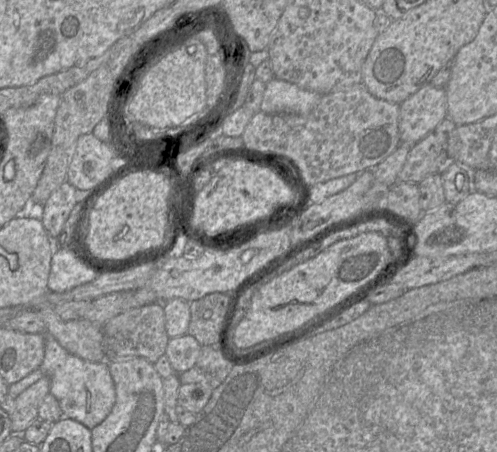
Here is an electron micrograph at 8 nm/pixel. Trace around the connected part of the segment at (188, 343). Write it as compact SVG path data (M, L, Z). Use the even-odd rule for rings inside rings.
M185 334L170 338L165 355L168 357L175 374L181 374L197 365L202 346L191 335Z

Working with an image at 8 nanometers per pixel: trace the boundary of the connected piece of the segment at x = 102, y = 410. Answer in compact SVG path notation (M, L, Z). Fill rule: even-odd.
M45 332L45 355L40 368L32 371L20 381L9 385L8 395L15 399L44 375L51 380L50 394L59 402L63 417L73 419L88 429L102 423L111 412L116 401L114 381L108 362L89 362L79 358L66 349L49 333Z

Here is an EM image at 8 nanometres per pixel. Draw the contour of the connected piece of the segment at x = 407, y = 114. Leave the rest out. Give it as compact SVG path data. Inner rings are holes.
M426 84L399 105L400 144L414 145L447 117L445 87Z

